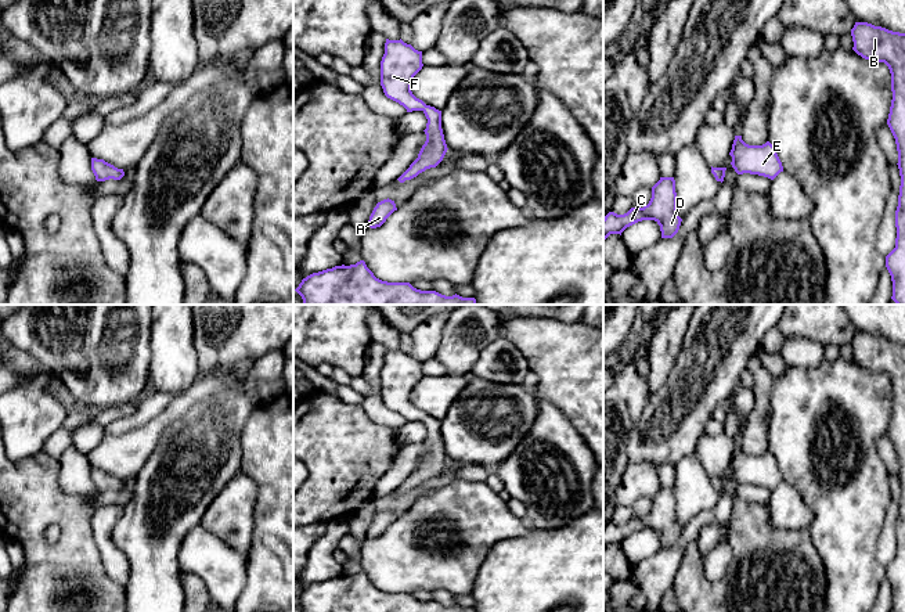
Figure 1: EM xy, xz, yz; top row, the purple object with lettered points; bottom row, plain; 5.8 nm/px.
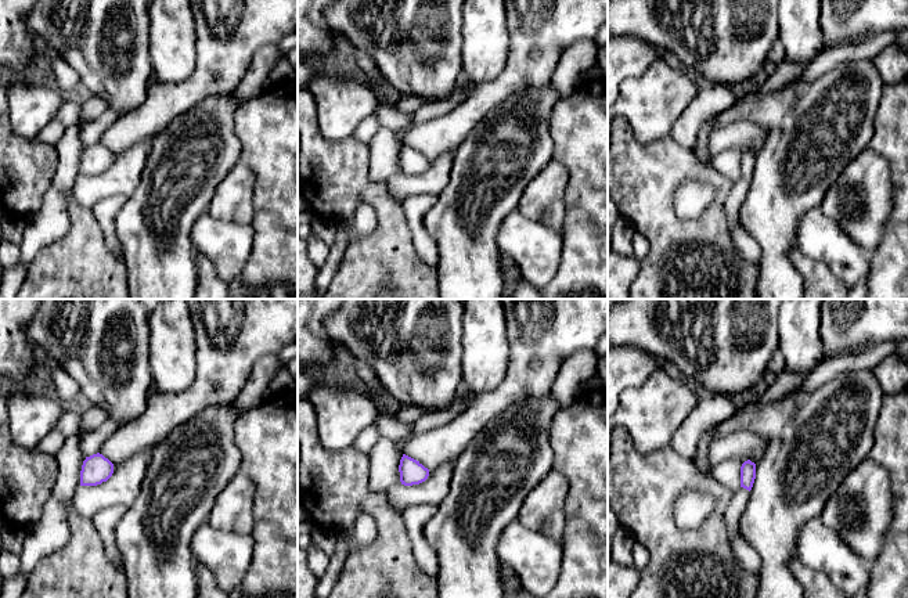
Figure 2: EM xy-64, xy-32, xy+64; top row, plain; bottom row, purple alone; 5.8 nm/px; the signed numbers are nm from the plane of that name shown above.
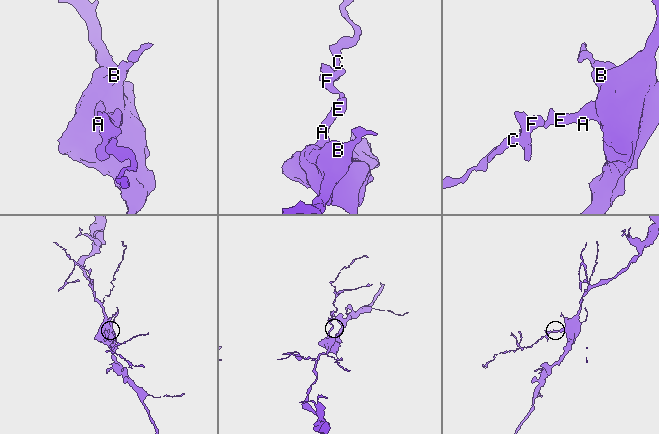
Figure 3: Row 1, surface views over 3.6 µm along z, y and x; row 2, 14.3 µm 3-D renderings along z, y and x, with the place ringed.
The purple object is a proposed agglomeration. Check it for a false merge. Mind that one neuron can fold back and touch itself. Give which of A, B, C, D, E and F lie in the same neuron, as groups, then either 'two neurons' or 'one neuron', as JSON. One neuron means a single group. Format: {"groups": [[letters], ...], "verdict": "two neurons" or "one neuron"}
{"groups": [["A", "B", "C", "D", "E", "F"]], "verdict": "one neuron"}

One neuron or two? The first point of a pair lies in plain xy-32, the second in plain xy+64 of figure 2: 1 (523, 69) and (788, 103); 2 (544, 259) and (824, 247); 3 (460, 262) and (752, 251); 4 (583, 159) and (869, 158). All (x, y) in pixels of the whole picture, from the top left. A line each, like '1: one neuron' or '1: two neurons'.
1: two neurons
2: one neuron
3: two neurons
4: two neurons

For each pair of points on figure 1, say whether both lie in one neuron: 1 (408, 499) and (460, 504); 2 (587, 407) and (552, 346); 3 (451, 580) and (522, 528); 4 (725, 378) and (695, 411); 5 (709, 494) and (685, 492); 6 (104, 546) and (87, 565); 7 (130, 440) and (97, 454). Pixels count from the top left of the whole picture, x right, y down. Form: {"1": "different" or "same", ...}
{"1": "different", "2": "same", "3": "same", "4": "same", "5": "same", "6": "different", "7": "same"}

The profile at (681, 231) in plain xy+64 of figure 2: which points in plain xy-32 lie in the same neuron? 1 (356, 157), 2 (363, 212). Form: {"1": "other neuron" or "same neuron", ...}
{"1": "same neuron", "2": "other neuron"}

